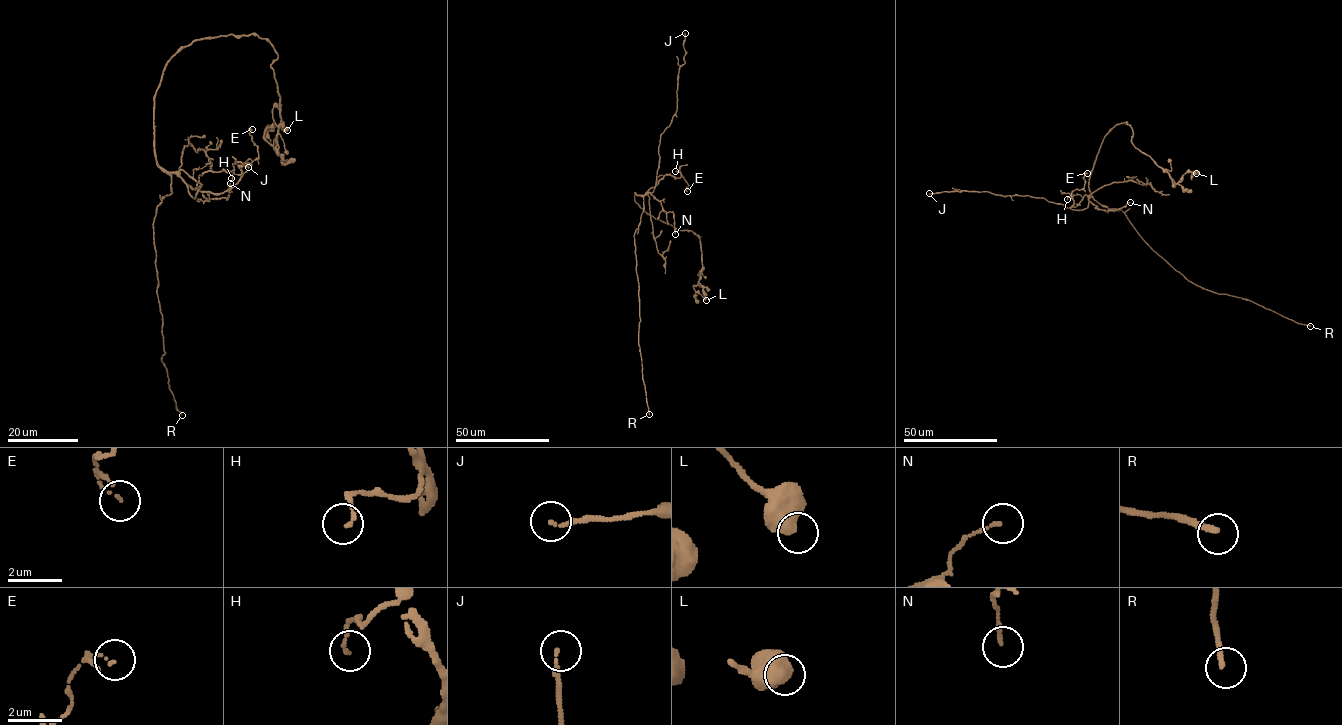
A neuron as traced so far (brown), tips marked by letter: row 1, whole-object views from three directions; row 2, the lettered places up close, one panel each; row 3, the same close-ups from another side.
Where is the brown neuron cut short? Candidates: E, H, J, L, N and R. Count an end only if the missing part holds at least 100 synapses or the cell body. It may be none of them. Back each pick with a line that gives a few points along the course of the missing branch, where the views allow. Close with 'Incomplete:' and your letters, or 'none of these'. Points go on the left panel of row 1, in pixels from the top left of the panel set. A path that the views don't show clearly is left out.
Incomplete: R

